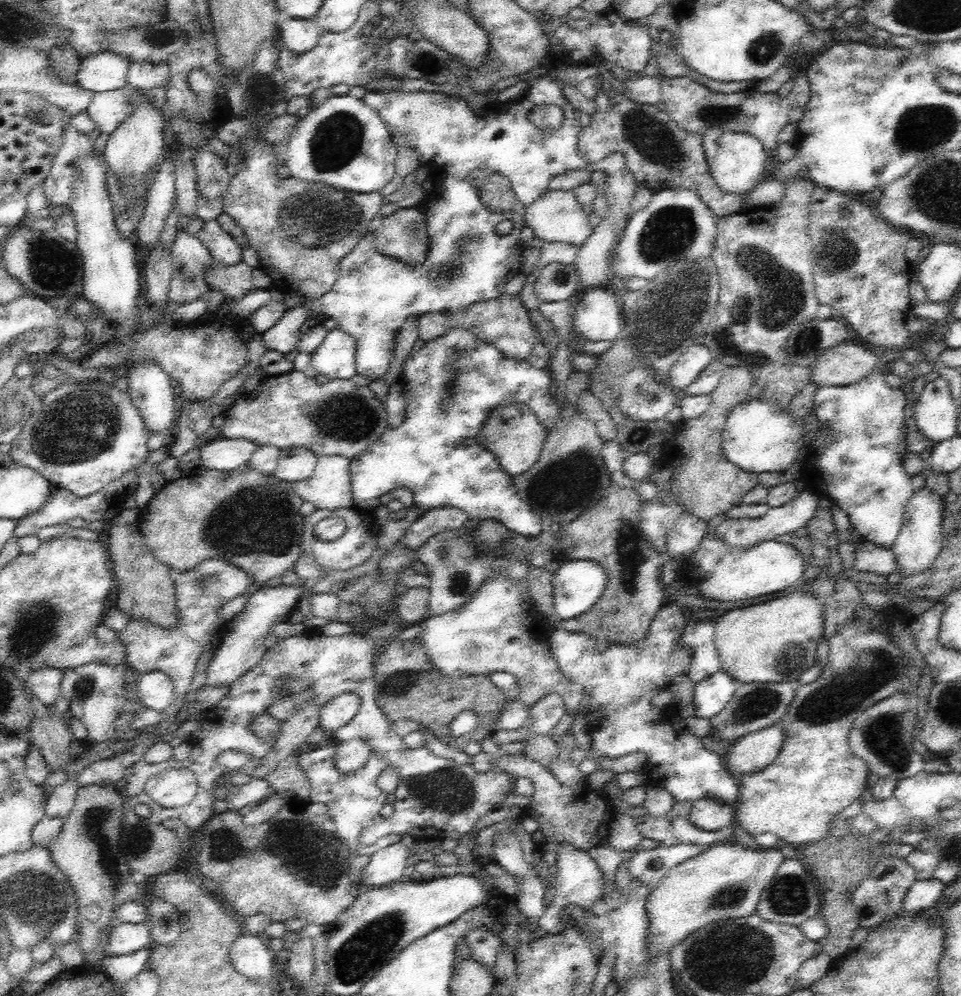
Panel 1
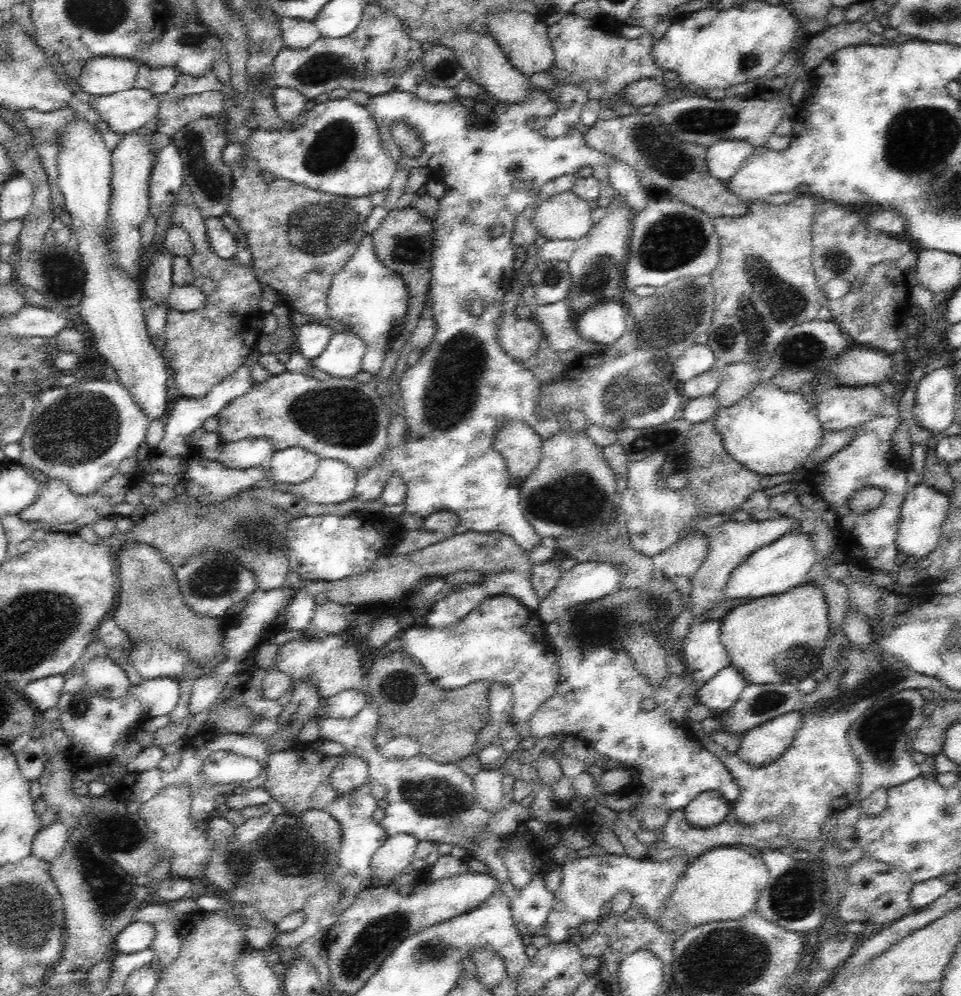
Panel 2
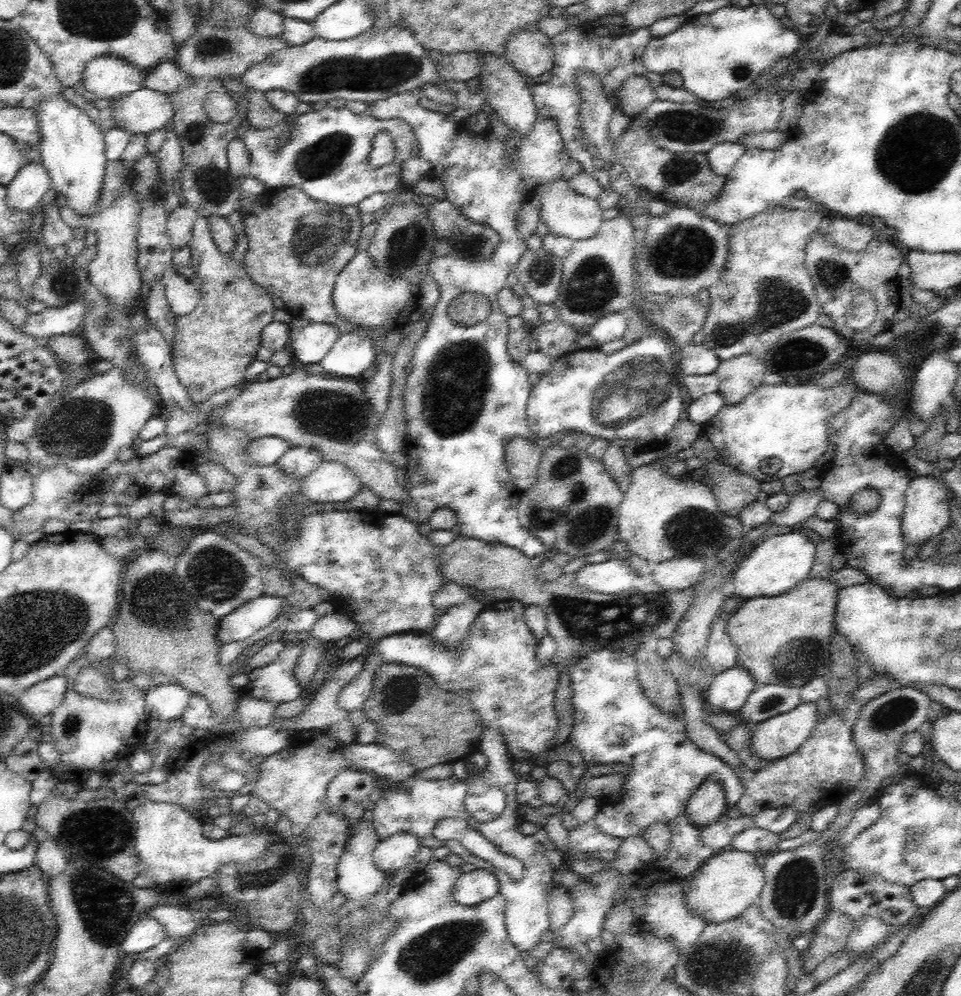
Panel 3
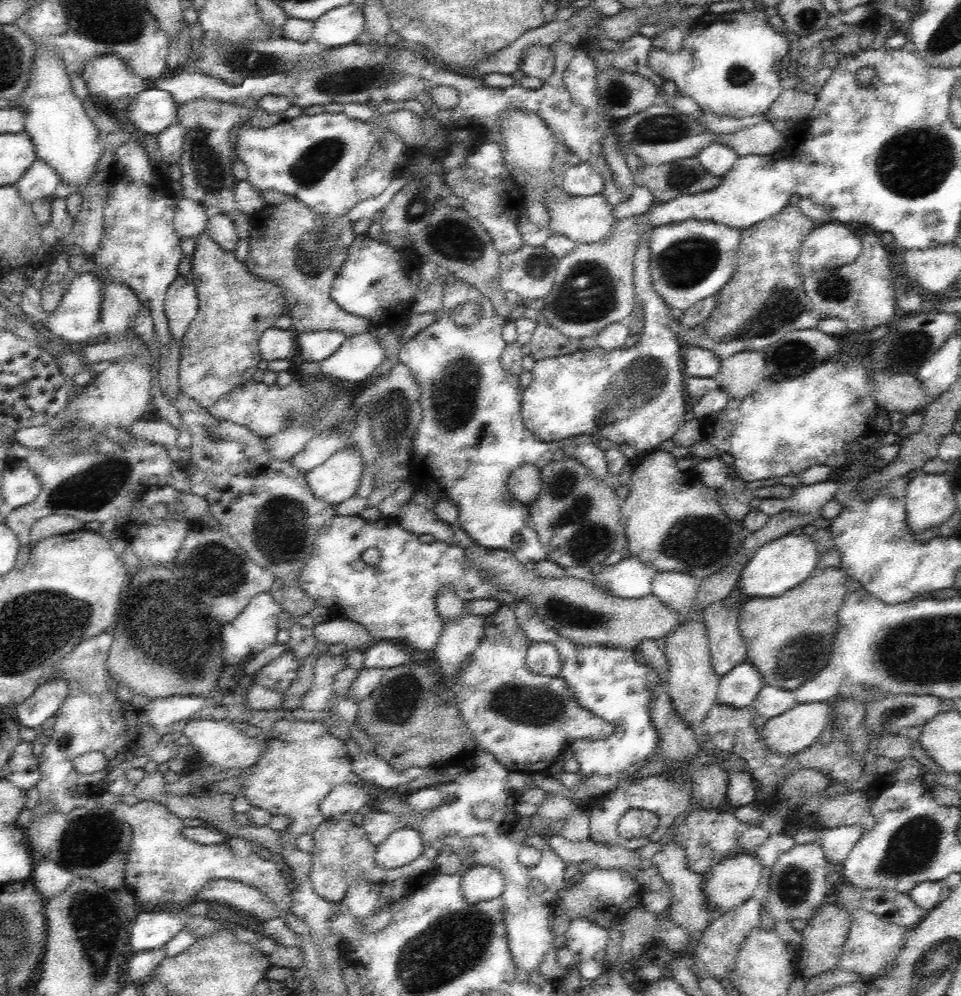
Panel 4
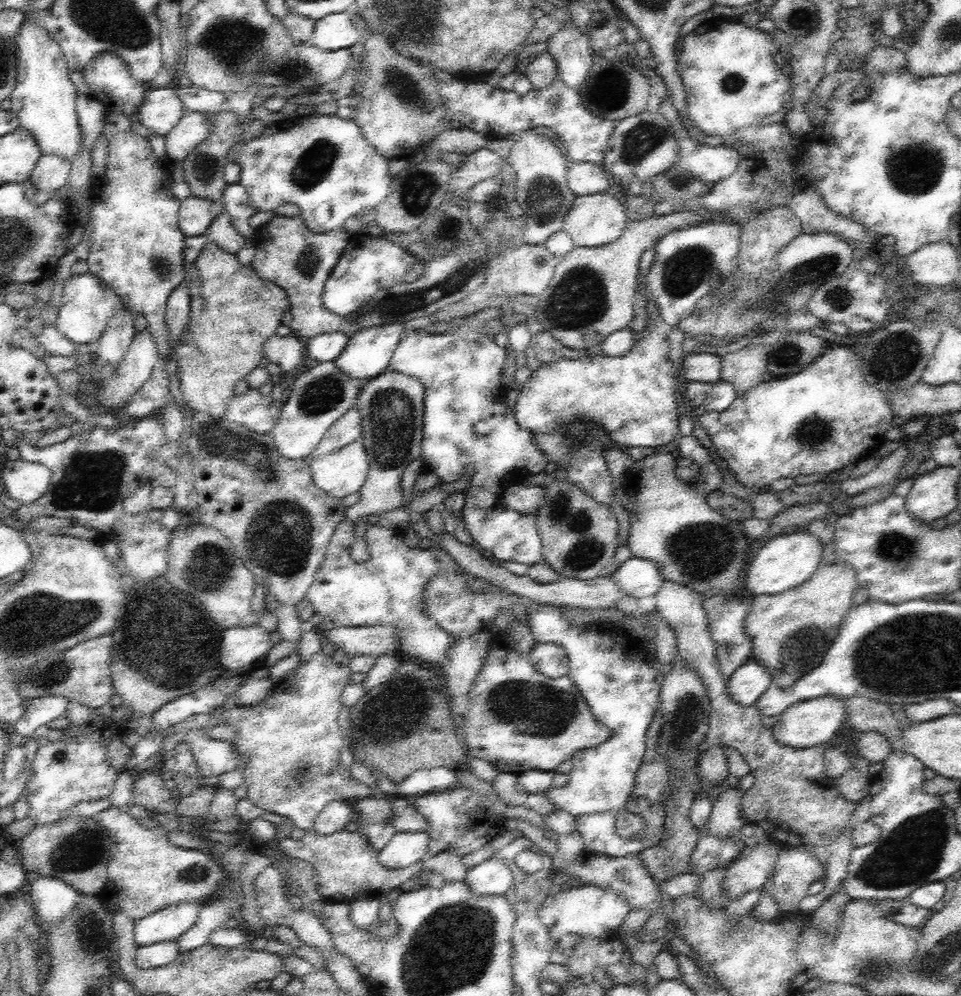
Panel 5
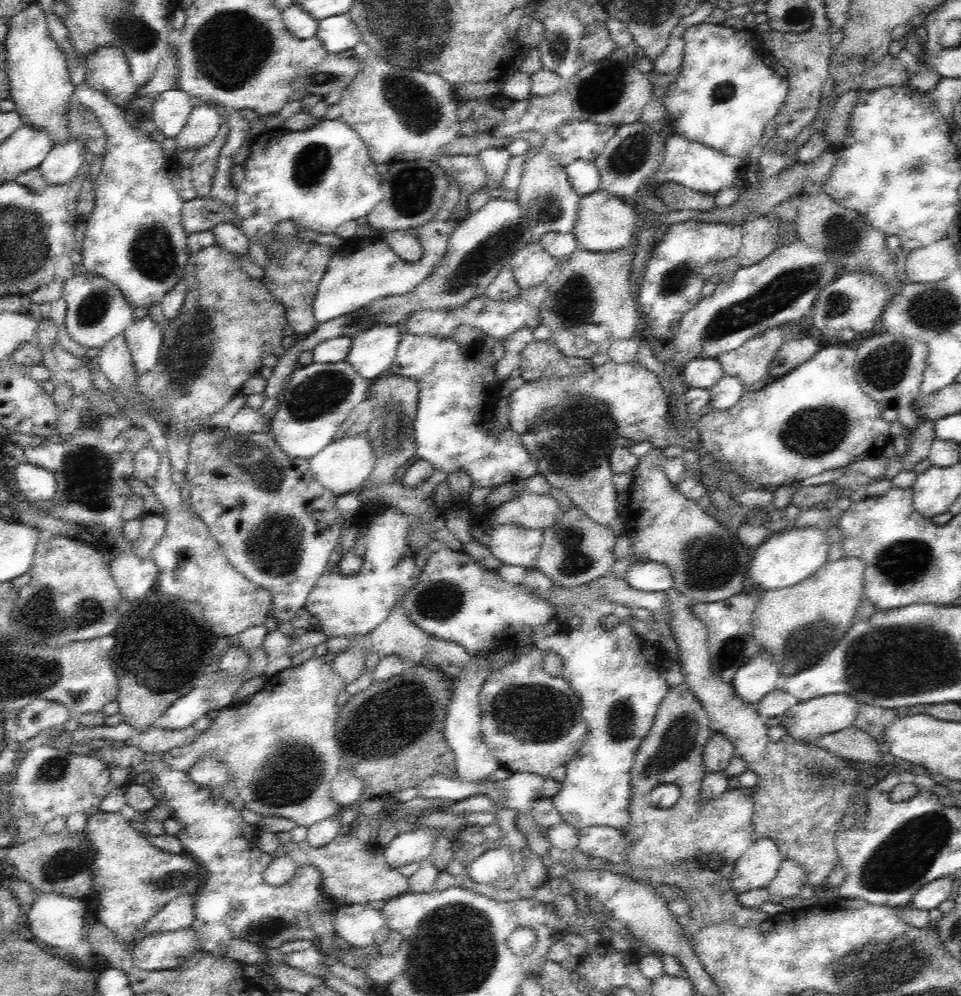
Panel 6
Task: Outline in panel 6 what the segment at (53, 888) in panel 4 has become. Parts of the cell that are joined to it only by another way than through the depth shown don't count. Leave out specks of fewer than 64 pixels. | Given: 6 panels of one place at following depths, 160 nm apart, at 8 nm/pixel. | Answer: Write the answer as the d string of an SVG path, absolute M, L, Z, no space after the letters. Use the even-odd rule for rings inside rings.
M38 892L28 910L29 930L33 940L40 940L46 945L64 948L69 954L78 954L79 945L85 939L84 915L88 912L83 898L62 896L55 892Z

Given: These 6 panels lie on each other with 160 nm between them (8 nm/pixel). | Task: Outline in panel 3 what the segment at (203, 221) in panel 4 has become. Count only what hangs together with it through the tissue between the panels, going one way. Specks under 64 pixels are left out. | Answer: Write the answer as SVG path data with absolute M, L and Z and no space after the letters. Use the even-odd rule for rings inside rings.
M183 202L176 210L170 212L167 219L167 234L174 250L189 246L193 234L192 226L197 216L197 213Z

